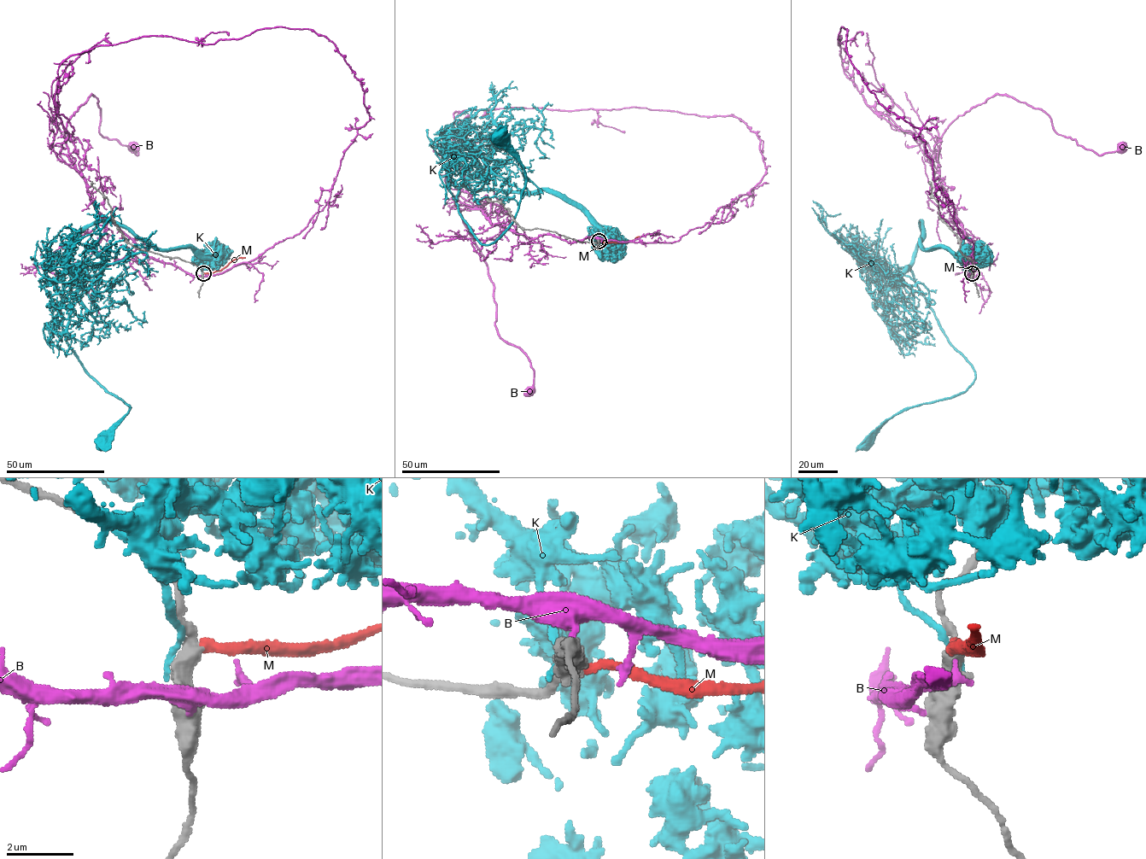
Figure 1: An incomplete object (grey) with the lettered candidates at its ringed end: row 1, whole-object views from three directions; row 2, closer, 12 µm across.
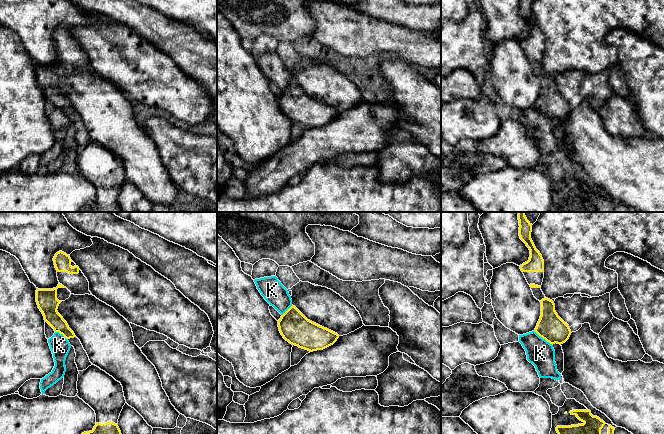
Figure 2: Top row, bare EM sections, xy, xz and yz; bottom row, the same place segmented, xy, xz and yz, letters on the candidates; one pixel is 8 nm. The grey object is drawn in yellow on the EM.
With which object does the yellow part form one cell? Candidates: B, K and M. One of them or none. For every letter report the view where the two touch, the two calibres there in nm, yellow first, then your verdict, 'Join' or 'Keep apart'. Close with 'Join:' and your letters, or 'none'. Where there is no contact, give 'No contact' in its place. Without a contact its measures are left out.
B: No contact. Keep apart
K: Touches yellow in yz. Thickness 220 nm (yellow) against 220 nm. Keep apart
M: No contact. Join
Join: M

